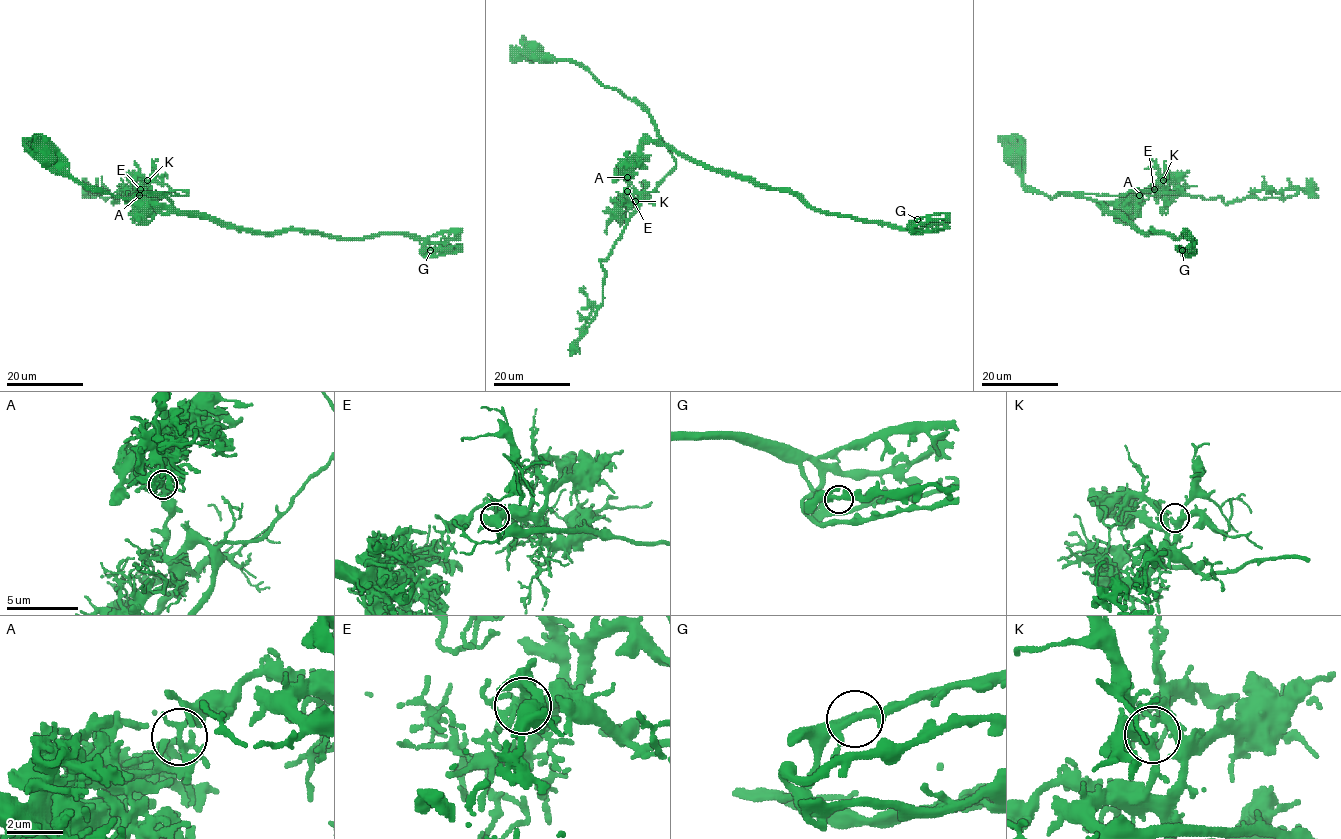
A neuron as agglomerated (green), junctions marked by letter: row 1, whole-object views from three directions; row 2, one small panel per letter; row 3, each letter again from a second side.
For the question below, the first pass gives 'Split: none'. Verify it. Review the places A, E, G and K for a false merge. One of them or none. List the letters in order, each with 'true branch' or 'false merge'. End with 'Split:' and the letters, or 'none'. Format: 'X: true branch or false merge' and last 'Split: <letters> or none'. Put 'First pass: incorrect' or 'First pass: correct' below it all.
A: false merge
E: true branch
G: true branch
K: true branch
Split: A
First pass: incorrect

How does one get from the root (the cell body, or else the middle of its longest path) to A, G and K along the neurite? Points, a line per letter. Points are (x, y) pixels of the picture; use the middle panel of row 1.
A: (533, 50), (541, 62), (581, 65), (650, 116), (660, 140), (644, 141), (627, 177)
G: (533, 50), (618, 89), (650, 116), (663, 144), (711, 168), (791, 189), (824, 211), (906, 230), (917, 219)
K: (533, 50), (541, 62), (581, 65), (647, 109), (675, 167), (652, 191), (637, 192), (635, 201)

